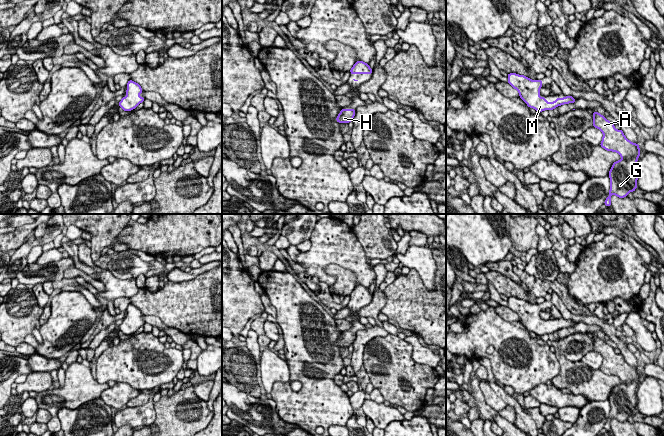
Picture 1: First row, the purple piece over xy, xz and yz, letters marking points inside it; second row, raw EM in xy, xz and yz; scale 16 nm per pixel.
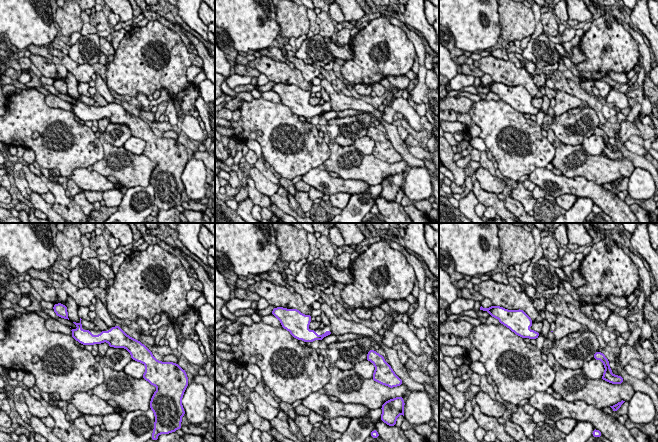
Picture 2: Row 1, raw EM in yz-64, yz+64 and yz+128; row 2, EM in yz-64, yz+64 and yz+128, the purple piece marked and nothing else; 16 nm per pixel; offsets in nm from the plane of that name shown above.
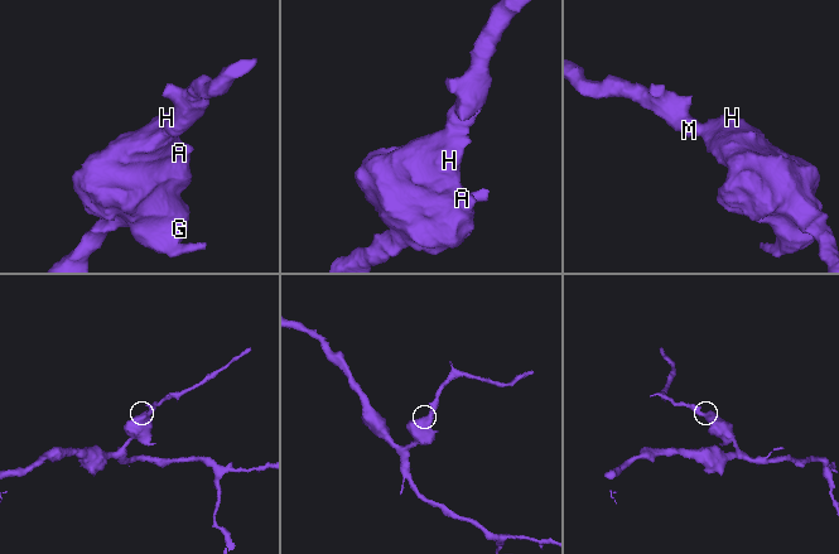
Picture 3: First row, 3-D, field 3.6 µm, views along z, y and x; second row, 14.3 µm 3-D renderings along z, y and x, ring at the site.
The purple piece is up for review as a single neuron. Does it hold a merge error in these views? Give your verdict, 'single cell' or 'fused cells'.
single cell

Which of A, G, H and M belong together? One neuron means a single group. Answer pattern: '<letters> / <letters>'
A G H M

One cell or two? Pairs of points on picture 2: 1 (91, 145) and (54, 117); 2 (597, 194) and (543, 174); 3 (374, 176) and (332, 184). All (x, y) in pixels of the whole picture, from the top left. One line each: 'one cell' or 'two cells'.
1: one cell
2: one cell
3: two cells

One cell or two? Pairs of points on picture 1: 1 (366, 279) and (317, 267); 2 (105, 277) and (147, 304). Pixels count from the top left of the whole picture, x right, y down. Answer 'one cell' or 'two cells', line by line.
1: one cell
2: two cells

